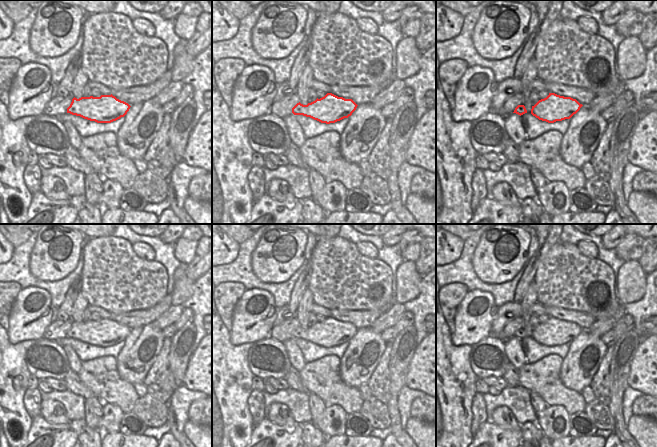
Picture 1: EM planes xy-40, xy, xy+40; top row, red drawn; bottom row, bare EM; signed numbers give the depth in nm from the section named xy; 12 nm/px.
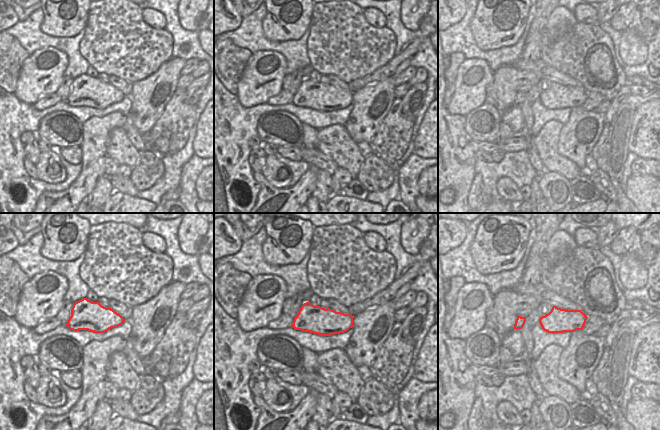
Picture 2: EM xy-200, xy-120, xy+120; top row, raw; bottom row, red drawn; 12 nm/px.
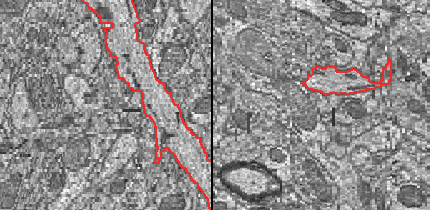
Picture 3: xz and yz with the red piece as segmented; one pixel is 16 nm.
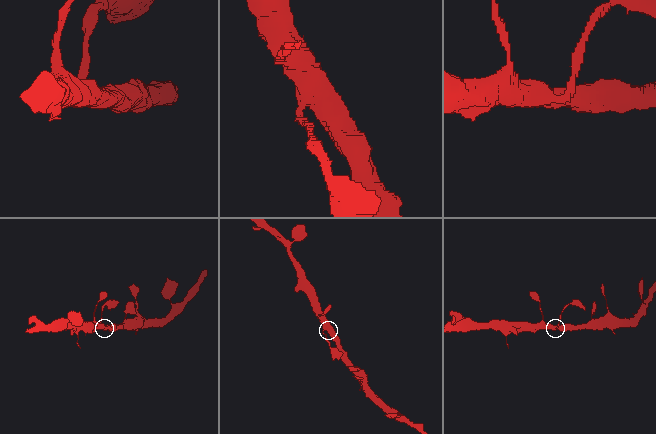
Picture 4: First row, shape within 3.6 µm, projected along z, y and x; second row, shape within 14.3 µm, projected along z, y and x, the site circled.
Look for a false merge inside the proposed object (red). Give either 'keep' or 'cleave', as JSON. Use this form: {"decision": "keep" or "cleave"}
{"decision": "keep"}

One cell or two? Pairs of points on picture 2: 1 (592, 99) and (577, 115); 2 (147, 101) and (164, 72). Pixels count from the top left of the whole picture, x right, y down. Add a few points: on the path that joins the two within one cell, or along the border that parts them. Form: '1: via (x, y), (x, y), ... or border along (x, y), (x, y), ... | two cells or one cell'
1: border along (581, 106), (586, 110), (593, 110) | two cells
2: via (151, 94), (153, 88), (161, 79) | one cell

